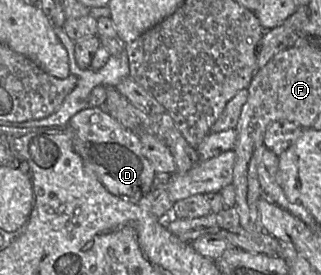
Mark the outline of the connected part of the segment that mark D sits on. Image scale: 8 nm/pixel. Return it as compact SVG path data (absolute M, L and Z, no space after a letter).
M87 107L75 114L68 125L73 130L75 152L111 194L139 200L153 189L157 174L142 153L139 136L120 124L103 107Z

